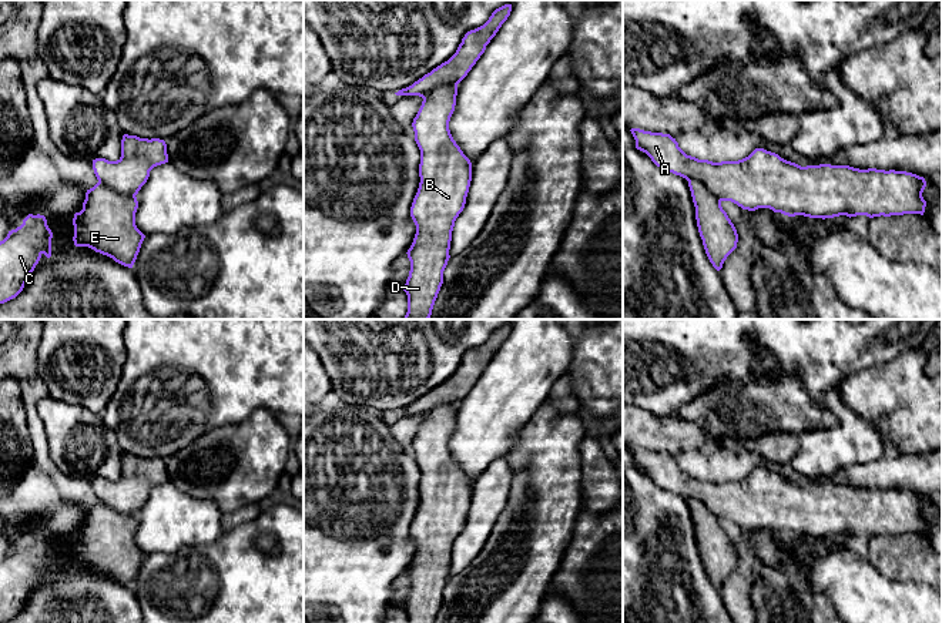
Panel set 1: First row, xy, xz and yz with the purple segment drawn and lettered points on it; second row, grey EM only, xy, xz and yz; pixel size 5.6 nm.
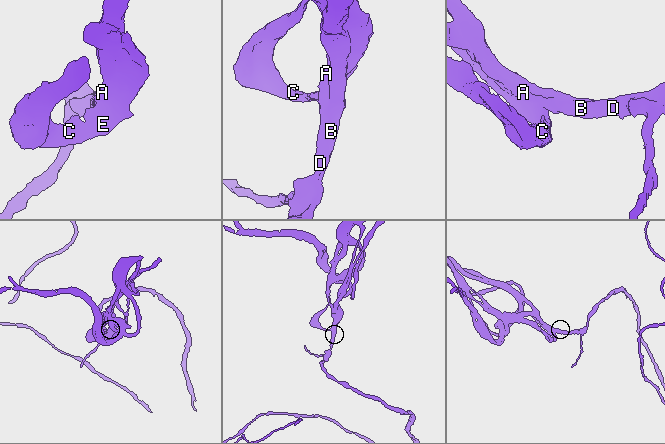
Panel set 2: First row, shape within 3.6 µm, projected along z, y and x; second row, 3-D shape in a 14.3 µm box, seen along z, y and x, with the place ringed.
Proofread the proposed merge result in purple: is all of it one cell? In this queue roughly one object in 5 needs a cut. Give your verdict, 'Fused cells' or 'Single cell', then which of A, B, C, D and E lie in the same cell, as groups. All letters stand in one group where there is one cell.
Single cell. Groups: A B C D E

